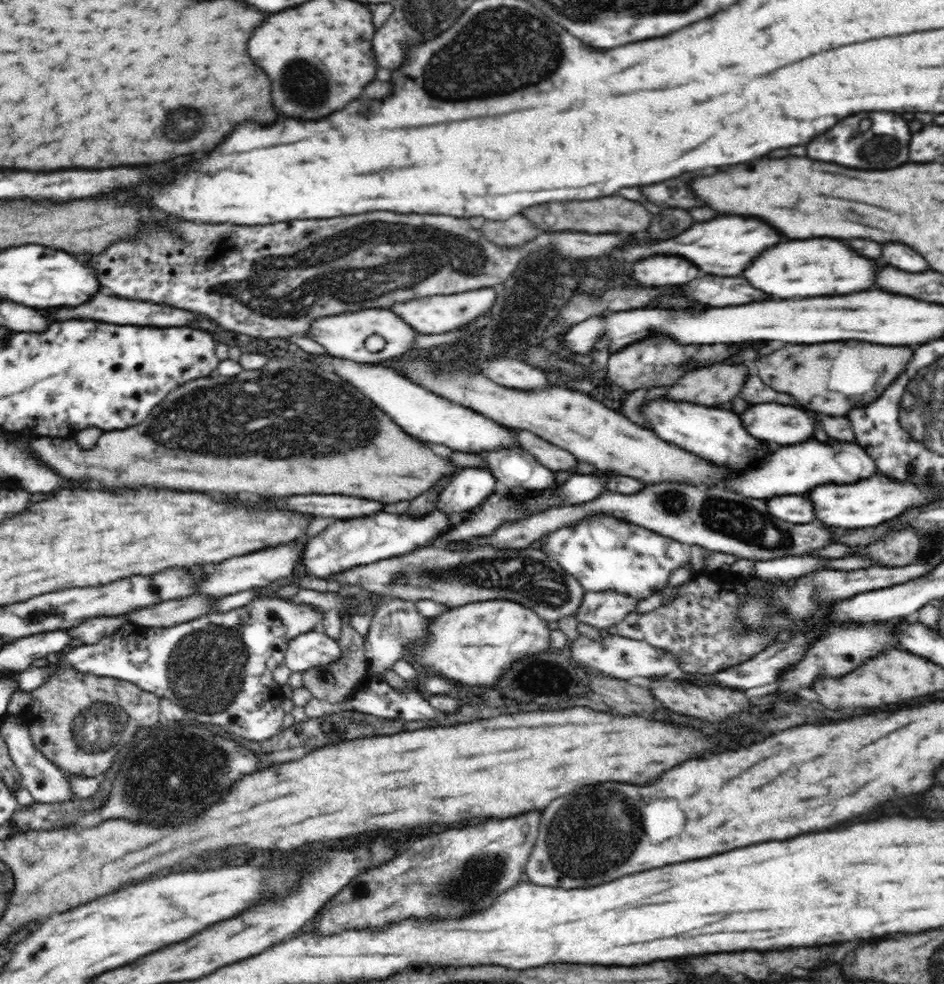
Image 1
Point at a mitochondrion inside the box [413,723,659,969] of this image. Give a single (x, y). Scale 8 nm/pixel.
(583, 842)

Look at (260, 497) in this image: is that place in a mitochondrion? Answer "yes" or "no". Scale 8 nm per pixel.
no

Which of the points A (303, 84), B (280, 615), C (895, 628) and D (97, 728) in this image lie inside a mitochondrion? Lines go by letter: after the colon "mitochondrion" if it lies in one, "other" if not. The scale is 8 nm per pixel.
A: mitochondrion
B: other
C: other
D: mitochondrion

